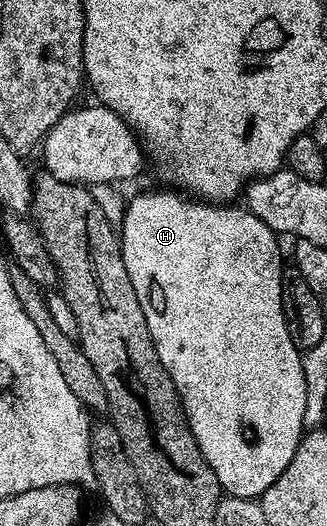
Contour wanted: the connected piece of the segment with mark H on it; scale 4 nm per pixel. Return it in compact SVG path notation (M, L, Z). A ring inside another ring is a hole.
M179 191L171 192L175 193L143 193L128 203L127 214L123 217L123 229L121 225L125 271L129 271L129 283L133 283L133 291L137 291L137 303L141 303L141 311L145 311L145 323L149 327L149 335L177 391L179 402L183 405L183 413L193 431L193 439L197 439L197 447L201 447L201 455L205 455L205 463L213 467L213 475L217 475L220 490L232 497L258 499L263 496L264 491L273 487L273 483L277 483L281 471L289 467L305 432L303 420L307 384L303 370L303 353L295 346L293 339L289 339L289 327L285 323L285 311L281 303L281 279L285 258L279 253L277 234L245 207L231 209L235 207L192 199Z

